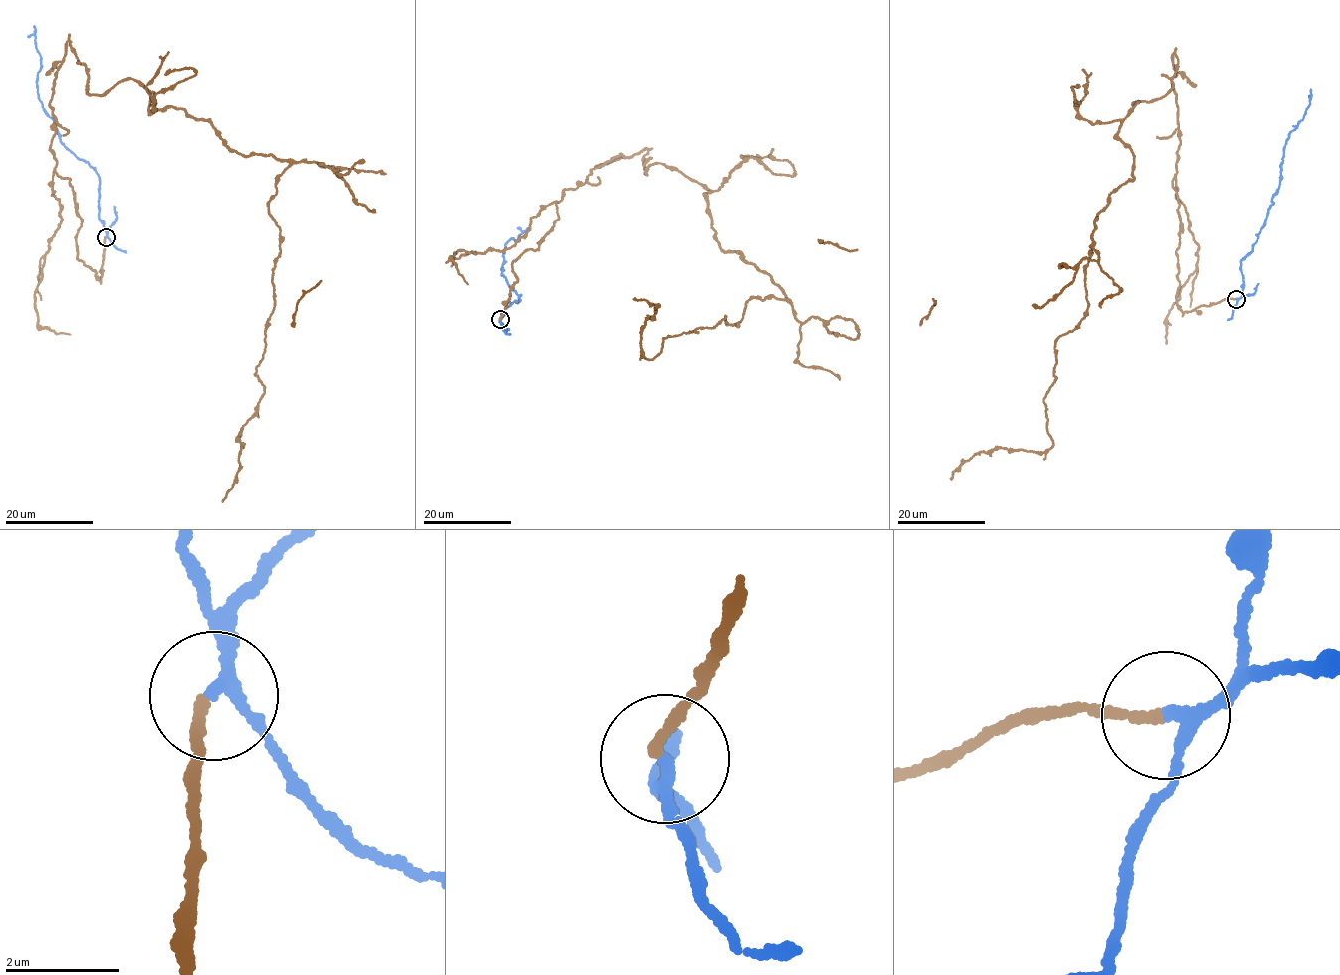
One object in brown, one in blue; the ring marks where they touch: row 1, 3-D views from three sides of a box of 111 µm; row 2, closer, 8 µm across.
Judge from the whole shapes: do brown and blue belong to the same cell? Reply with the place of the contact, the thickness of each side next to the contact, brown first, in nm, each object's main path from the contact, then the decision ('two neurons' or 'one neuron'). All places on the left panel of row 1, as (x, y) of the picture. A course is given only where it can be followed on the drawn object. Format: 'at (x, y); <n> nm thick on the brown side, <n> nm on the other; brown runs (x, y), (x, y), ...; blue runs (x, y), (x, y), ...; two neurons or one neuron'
at (106, 237); 170 nm thick on the brown side, 180 nm on the other; brown runs (105, 236), (99, 280), (50, 149), (68, 42), (89, 94), (140, 81), (289, 162), (222, 502); blue runs (105, 236), (98, 217), (98, 175), (62, 144), (54, 119), (39, 100), (36, 79), (41, 62), (34, 25); two neurons

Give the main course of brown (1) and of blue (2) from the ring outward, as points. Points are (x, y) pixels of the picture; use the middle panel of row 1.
1: (500, 319), (564, 190), (645, 148), (786, 298), (649, 360), (656, 306), (633, 299)
2: (500, 319), (502, 310), (520, 299), (502, 272), (505, 244), (512, 237), (519, 239), (528, 227)

